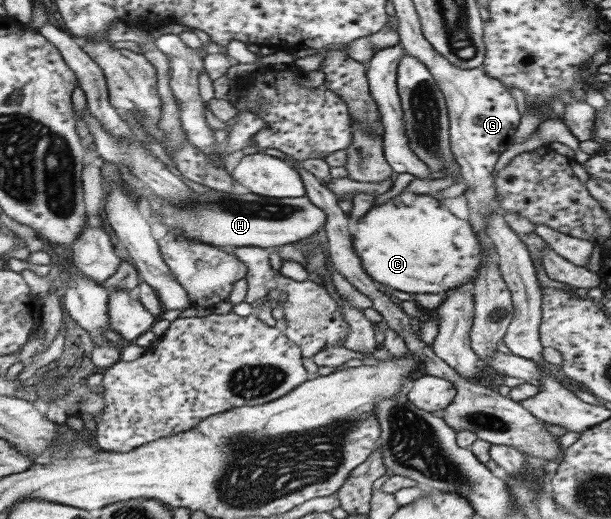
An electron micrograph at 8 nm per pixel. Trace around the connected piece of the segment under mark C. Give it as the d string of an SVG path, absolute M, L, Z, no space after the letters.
M403 189L399 194L396 194L394 198L389 199L381 206L375 205L371 207L362 217L353 220L347 217L346 227L352 236L352 249L359 260L361 261L361 266L363 270L374 280L392 288L393 290L400 290L401 292L410 292L415 294L443 294L443 292L448 292L452 288L460 288L464 292L472 294L474 286L474 278L478 273L478 265L482 263L482 248L480 242L477 240L475 231L472 226L465 220L455 217L453 214L449 213L449 210L442 205L439 201L433 198L433 195L429 194L413 194L412 192L407 192Z

